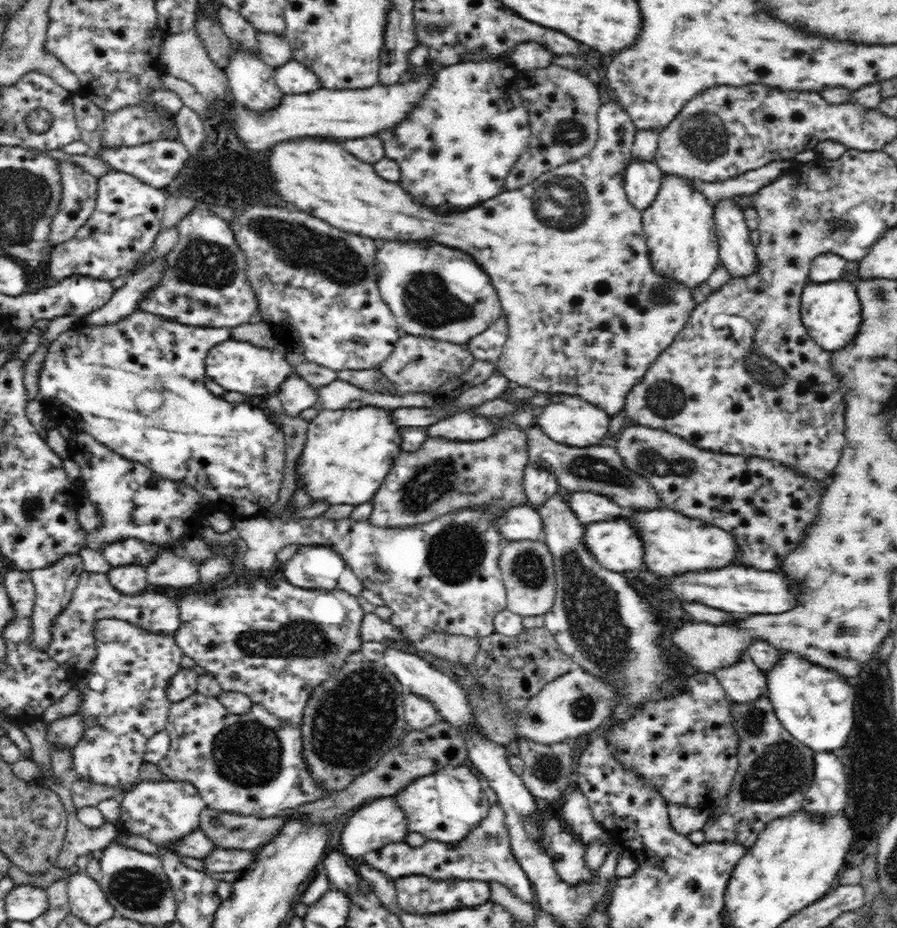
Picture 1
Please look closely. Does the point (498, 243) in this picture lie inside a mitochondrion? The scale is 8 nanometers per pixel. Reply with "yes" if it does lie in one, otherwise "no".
no

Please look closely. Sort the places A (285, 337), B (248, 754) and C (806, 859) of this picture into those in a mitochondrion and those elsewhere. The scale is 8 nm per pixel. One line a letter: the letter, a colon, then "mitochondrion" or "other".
A: other
B: mitochondrion
C: other

